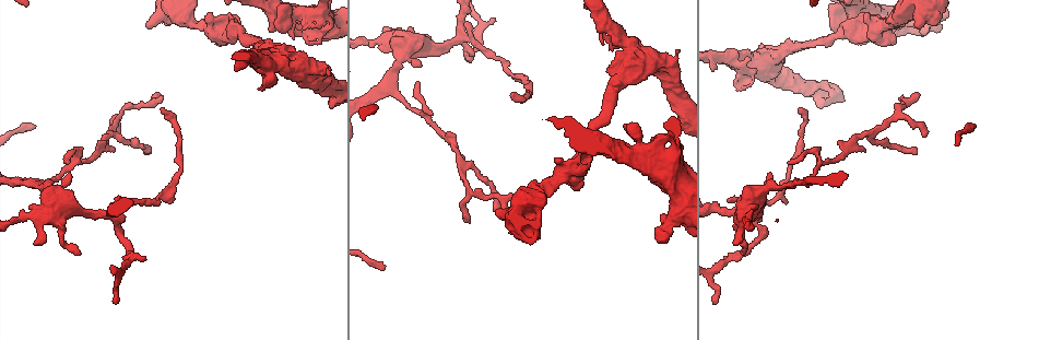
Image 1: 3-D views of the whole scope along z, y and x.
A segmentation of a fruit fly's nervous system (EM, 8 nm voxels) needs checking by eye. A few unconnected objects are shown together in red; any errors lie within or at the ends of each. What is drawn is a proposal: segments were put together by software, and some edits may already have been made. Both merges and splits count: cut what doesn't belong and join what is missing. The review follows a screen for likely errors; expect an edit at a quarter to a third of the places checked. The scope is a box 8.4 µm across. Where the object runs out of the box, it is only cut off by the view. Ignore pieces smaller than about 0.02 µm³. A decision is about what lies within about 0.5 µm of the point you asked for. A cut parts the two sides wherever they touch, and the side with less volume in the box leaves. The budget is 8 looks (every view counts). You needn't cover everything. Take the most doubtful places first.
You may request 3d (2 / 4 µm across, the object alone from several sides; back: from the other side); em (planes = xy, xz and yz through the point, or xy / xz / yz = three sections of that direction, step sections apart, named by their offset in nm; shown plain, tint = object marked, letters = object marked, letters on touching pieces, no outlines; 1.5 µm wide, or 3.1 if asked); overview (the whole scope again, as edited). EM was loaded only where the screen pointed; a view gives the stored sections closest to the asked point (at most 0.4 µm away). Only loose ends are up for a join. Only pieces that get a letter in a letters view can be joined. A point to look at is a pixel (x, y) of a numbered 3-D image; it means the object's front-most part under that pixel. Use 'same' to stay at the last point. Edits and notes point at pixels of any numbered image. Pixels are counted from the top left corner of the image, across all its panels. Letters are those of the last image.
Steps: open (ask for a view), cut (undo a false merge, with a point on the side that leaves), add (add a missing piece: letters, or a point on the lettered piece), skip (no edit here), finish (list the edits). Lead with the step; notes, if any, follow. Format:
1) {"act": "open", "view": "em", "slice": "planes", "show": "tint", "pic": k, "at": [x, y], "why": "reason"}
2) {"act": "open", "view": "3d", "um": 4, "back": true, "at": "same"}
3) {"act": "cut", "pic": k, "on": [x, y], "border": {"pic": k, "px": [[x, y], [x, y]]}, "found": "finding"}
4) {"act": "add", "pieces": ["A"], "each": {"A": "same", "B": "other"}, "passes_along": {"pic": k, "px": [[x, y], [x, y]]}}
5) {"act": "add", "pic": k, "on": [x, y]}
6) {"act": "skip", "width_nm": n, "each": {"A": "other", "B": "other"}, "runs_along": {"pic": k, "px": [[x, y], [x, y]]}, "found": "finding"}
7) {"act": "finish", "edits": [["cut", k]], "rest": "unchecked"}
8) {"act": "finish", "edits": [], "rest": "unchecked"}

{"act": "open", "view": "em", "slice": "yz", "step": 4, "show": "plain", "pic": 1, "at": [860, 45], "why": "free end"}

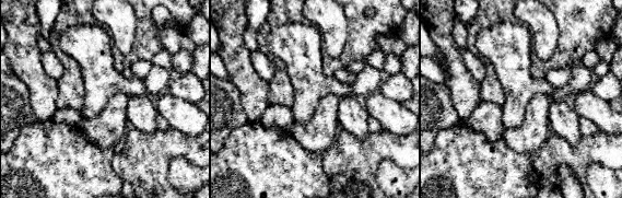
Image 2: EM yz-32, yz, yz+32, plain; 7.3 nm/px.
{"act": "open", "view": "em", "slice": "yz", "step": 4, "show": "tint", "at": "same", "why": "where the object lies"}

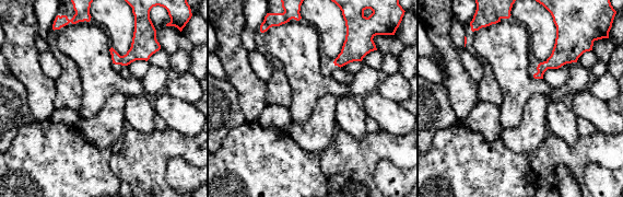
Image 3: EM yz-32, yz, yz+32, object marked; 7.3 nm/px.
{"act": "open", "view": "em", "slice": "yz", "step": 4, "show": "letters", "at": "same"}

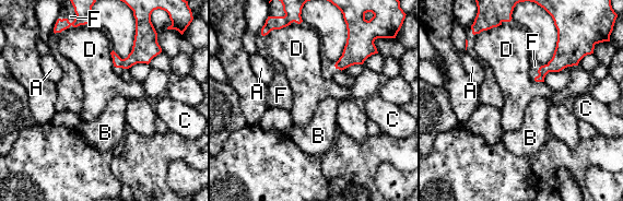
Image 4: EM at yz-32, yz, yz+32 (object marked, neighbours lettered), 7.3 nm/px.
{"act": "add", "pieces": ["F"], "each": {"A": "other", "B": "other", "C": "other", "D": "other", "F": "same"}, "passes_along": {"pic": 4, "px": [[566, 54], [538, 71], [535, 66]]}, "found": "the cell continues"}

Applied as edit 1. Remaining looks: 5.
{"act": "open", "view": "overview"}

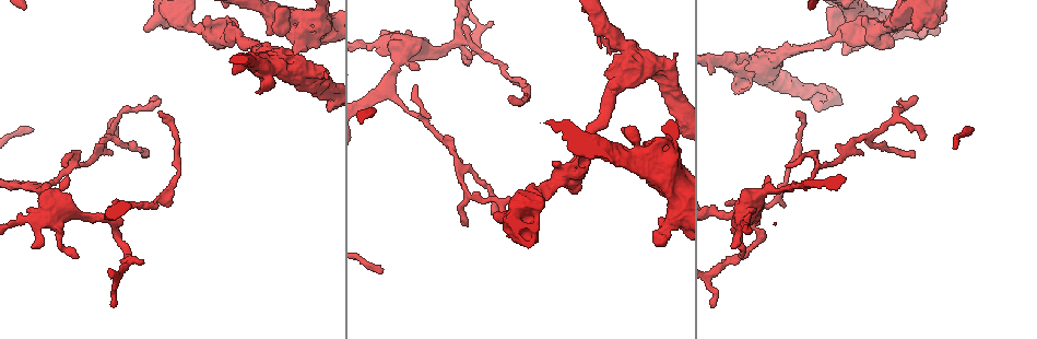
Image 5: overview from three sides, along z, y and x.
{"act": "open", "view": "3d", "um": 2, "pic": 5, "at": [155, 96], "why": "branch stops here"}

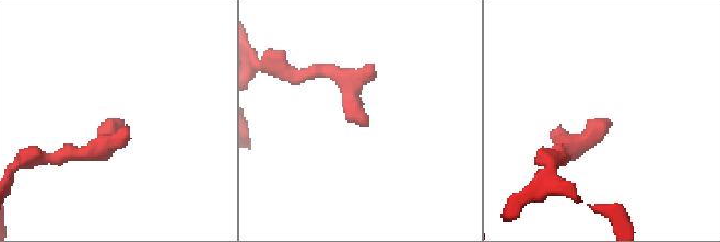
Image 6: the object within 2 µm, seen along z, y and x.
{"act": "open", "view": "em", "slice": "planes", "show": "plain", "pic": 6, "at": [363, 122], "why": "shape alone is not enough"}

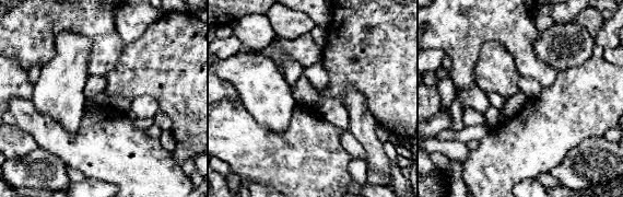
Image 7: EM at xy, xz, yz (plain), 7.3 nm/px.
{"act": "open", "view": "em", "slice": "planes", "show": "letters", "at": "same", "why": "what lies round it"}

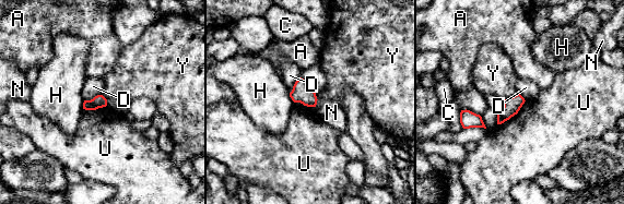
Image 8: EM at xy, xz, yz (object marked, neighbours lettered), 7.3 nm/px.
{"act": "skip", "width_nm": 100, "longest_contact_nm": ["U", 280], "each": {"A": "other", "C": "other", "D": "other", "H": "other", "N": "other", "U": "other", "Y": "other"}, "found": "no lettered piece goes on from it"}

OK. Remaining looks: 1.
{"act": "finish", "edits": [["add", 4]], "rest": "unchecked"}

